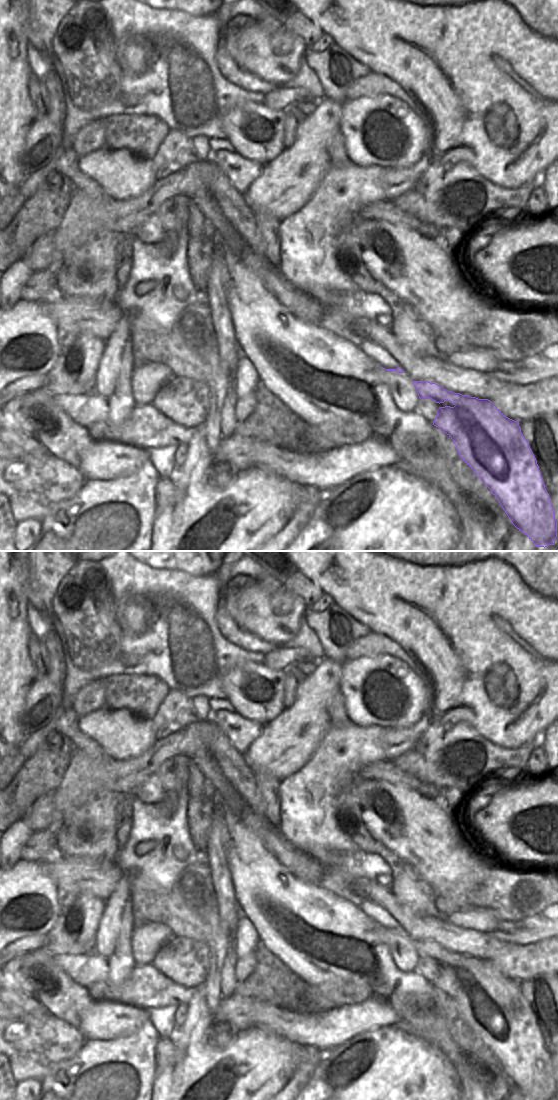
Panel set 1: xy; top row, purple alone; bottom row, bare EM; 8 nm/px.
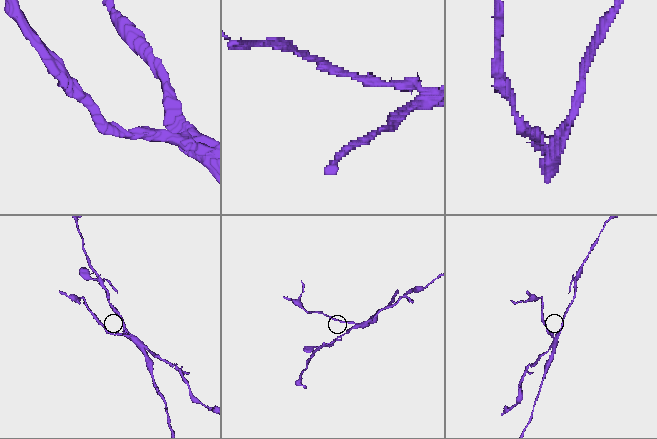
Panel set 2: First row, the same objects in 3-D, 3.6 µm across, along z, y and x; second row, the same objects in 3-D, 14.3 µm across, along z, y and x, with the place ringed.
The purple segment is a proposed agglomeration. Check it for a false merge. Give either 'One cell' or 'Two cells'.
Two cells

